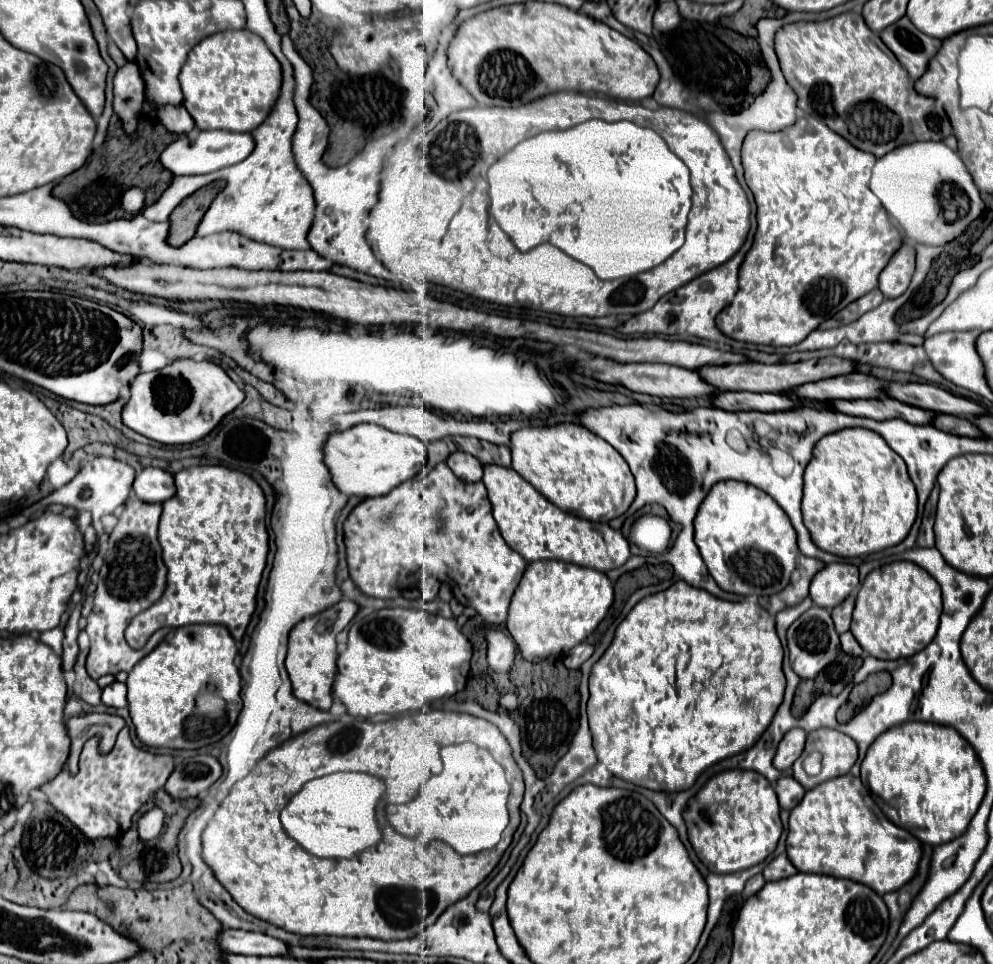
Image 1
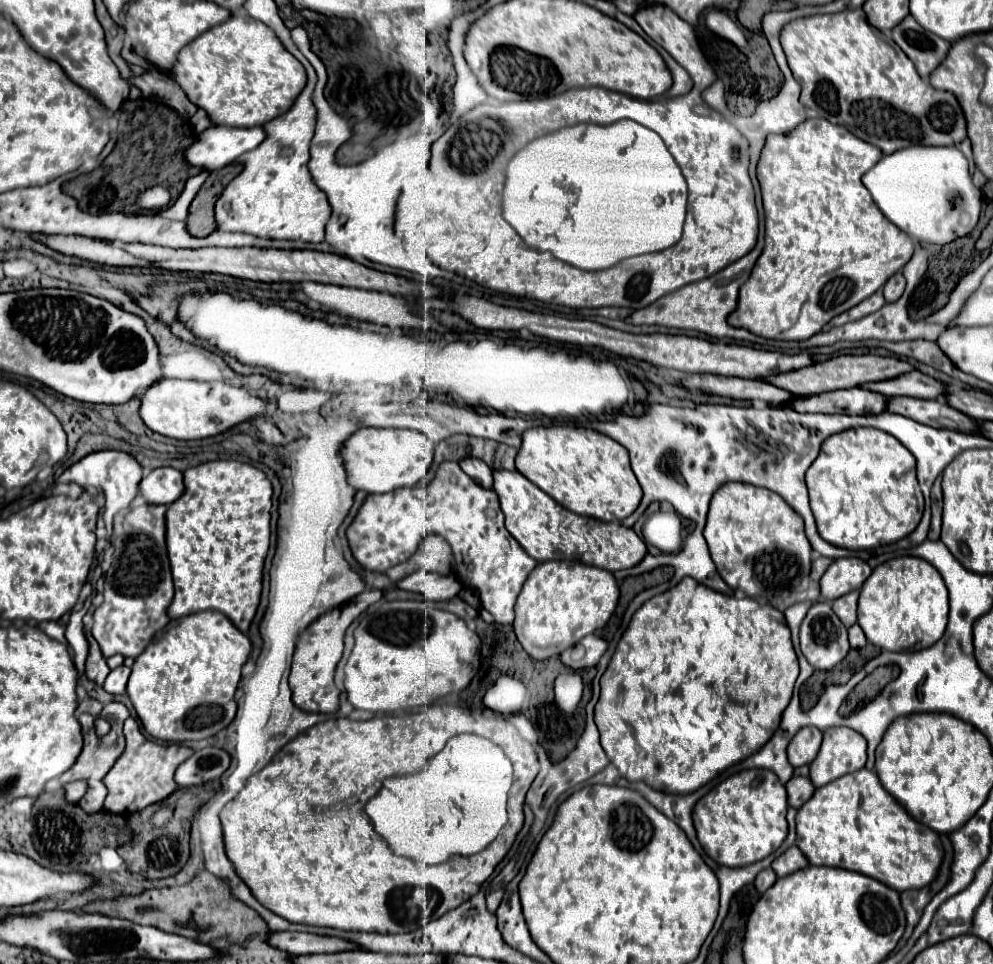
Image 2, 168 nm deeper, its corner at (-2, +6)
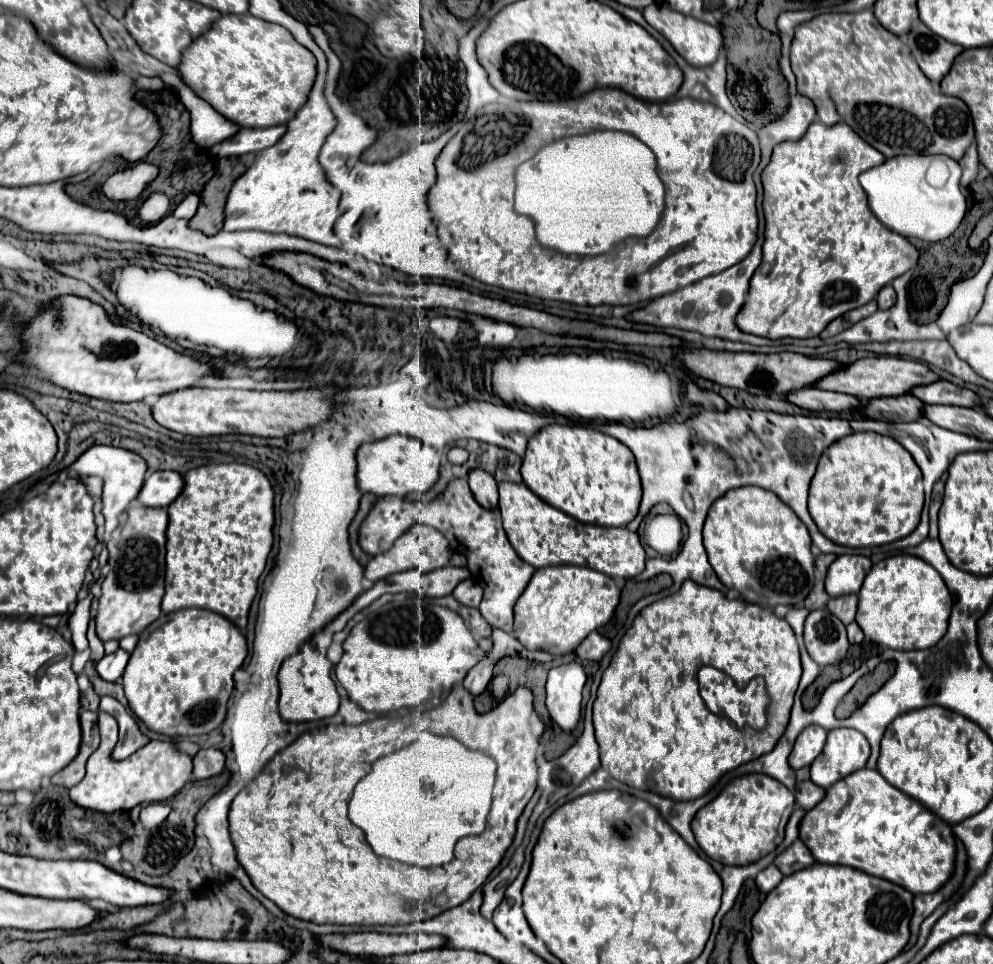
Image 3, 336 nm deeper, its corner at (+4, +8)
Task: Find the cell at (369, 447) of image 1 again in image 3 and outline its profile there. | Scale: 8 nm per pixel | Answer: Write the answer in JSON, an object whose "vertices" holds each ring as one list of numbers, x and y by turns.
{"vertices":[[389,436,371,444,363,444,357,452,357,482,361,492,371,492,375,496,399,496,405,498,407,494,425,494,429,492,435,482,439,480,439,464,441,456,423,446,419,440,409,436]]}

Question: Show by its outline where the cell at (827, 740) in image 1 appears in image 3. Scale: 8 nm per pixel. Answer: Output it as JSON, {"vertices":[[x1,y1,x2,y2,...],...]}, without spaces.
{"vertices":[[835,728,829,732,819,760,811,764,811,780,821,788,829,788,865,768,869,754,871,746,861,732,853,728]]}

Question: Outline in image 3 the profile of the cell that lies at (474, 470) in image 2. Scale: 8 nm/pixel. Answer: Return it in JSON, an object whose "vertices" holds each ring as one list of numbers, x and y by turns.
{"vertices":[[471,470,469,486,471,486,471,492,473,492,475,500,483,508,497,508,497,502,499,502,497,482,491,474,487,474,483,470]]}

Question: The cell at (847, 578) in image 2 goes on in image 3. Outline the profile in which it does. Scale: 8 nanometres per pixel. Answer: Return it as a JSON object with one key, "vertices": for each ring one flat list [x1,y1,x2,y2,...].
{"vertices":[[839,556,827,572,825,590,829,596,843,596,843,594,857,594,861,584,871,570,871,560,867,556]]}

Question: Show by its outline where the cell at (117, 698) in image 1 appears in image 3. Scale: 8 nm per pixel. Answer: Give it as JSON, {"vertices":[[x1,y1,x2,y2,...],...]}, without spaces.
{"vertices":[[119,648,117,652,113,654,105,654,99,662,97,662,97,672,103,680,107,682,115,682,121,678,125,666,127,666,127,660,129,660,129,652]]}

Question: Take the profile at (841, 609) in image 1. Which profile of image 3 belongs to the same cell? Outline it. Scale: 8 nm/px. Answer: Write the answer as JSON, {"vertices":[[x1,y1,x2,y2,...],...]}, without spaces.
{"vertices":[[847,594,847,596,839,596,839,598,831,598,827,608,843,624,851,624,855,620,855,612,857,612,857,594]]}

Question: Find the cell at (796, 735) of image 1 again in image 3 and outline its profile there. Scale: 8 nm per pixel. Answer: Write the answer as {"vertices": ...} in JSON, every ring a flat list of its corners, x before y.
{"vertices":[[807,726,795,746,793,746,793,752,789,756,789,766,793,770,799,770,803,766,811,766,813,760,823,752,823,746,825,746,825,740,827,740,827,730,821,728,821,726]]}

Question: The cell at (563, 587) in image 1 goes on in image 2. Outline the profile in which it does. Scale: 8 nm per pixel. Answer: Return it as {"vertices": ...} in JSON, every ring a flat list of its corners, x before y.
{"vertices":[[549,560,535,566,515,604,515,636,535,660,561,654,583,636,603,628,615,612,619,586,609,570,593,568,573,560]]}

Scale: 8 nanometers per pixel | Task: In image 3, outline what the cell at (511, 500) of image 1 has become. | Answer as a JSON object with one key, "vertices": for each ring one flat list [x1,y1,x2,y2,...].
{"vertices":[[499,484,499,510,505,534,515,552,535,568,553,564,577,564,603,572,611,578,629,580,645,568,645,550,639,536,627,528,605,528,577,522,561,510,545,504,525,484]]}

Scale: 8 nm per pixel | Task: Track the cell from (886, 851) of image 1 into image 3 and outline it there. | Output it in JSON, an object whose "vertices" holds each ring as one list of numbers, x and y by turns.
{"vertices":[[869,768,833,784,823,804,807,812,799,832,817,862,851,866,871,876,887,878,913,894,937,892,955,870,951,824]]}

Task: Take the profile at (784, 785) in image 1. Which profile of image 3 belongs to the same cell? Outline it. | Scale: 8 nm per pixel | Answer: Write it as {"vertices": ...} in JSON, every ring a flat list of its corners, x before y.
{"vertices":[[811,780,797,784,797,806,801,806,803,810,815,808,815,804,823,800,823,796,825,796,825,788,819,788]]}

